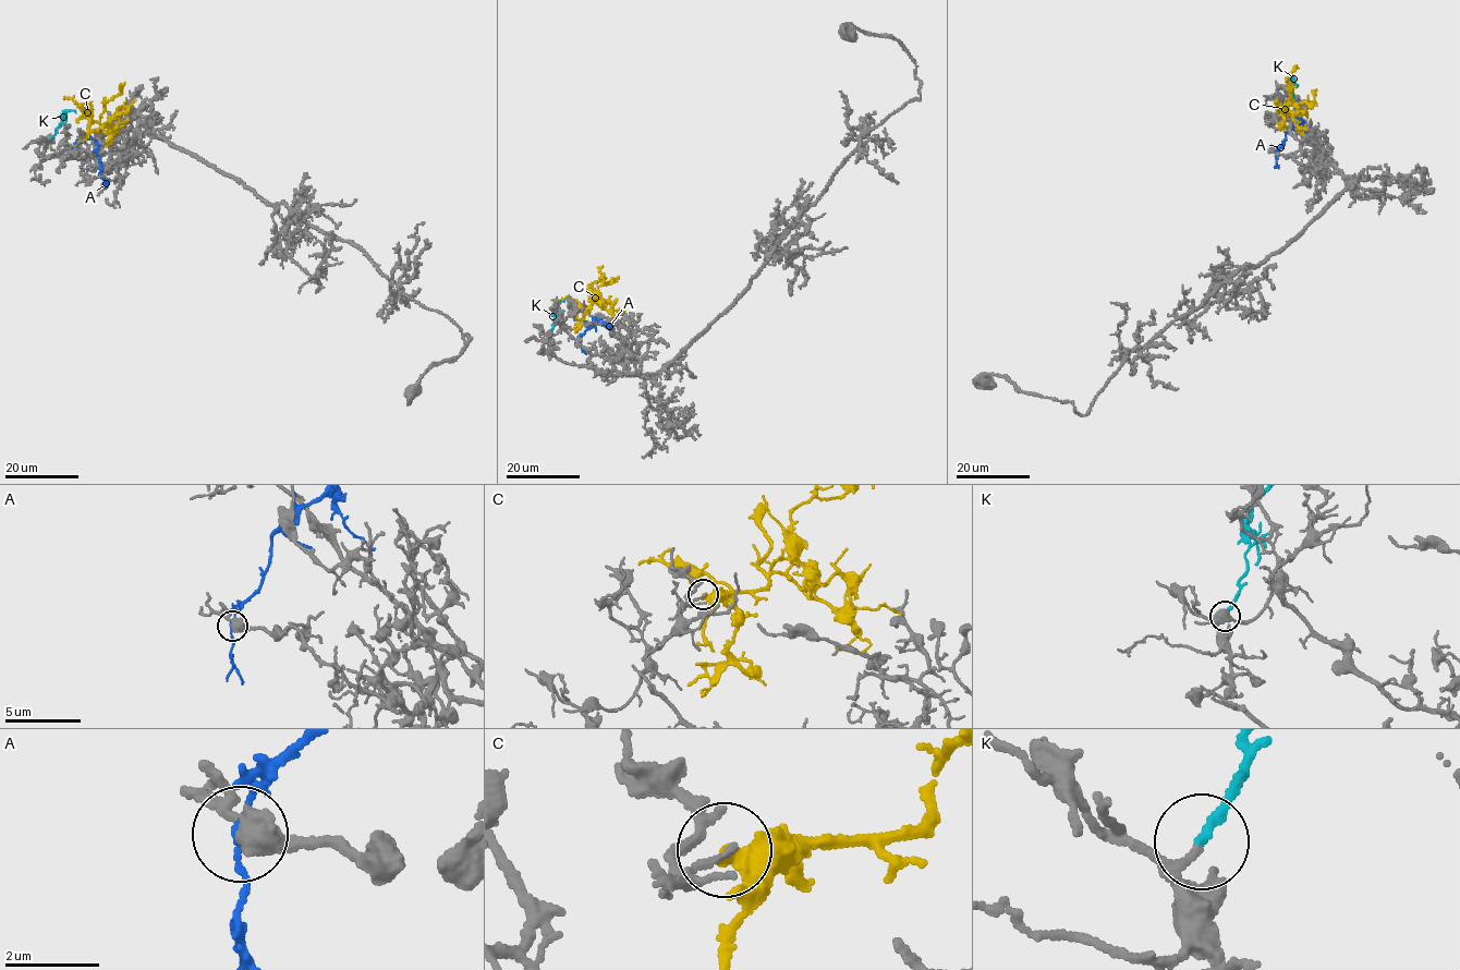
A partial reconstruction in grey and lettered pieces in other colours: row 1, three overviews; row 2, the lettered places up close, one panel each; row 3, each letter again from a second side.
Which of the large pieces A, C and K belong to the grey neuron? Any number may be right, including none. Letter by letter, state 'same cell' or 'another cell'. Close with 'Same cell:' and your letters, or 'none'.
A: another cell
C: another cell
K: same cell
Same cell: K

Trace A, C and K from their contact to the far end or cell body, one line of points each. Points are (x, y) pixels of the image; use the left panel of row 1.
A: (100, 176), (95, 141), (88, 137), (75, 144), (73, 149), (77, 152)
C: (83, 136), (99, 128), (104, 102), (119, 93), (120, 85), (125, 82)
K: (50, 138), (62, 122), (62, 113), (76, 112)

